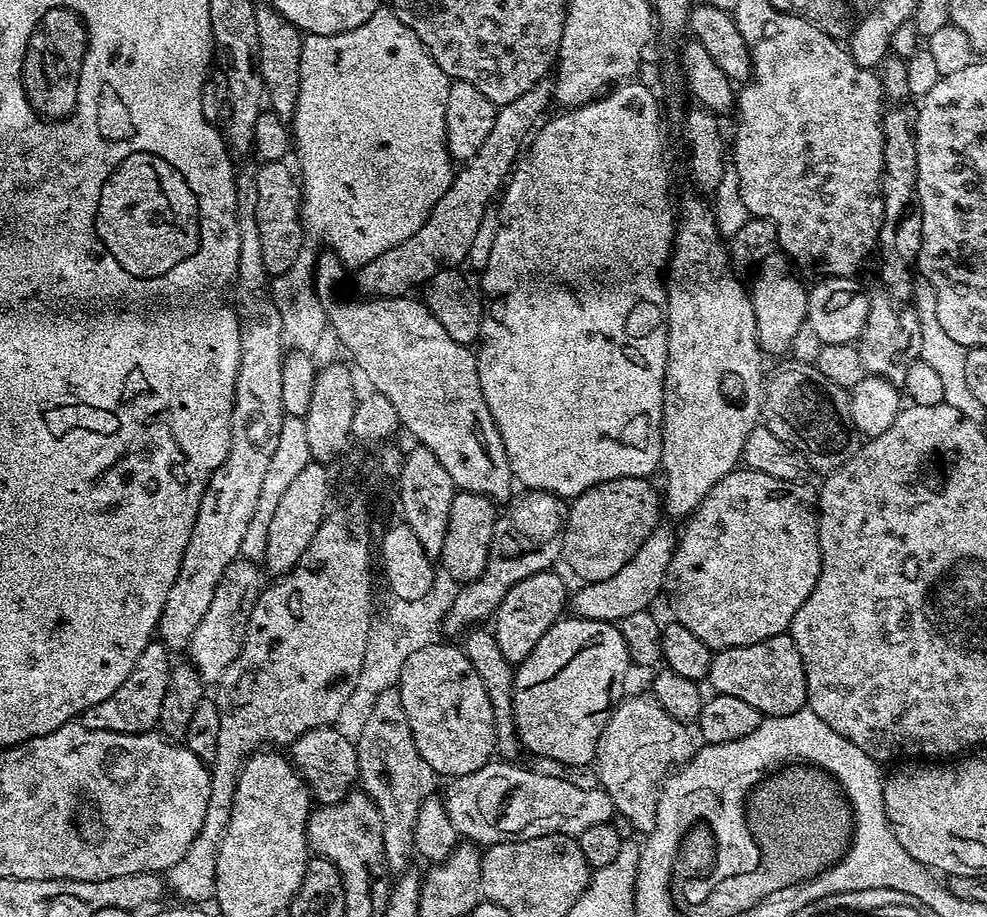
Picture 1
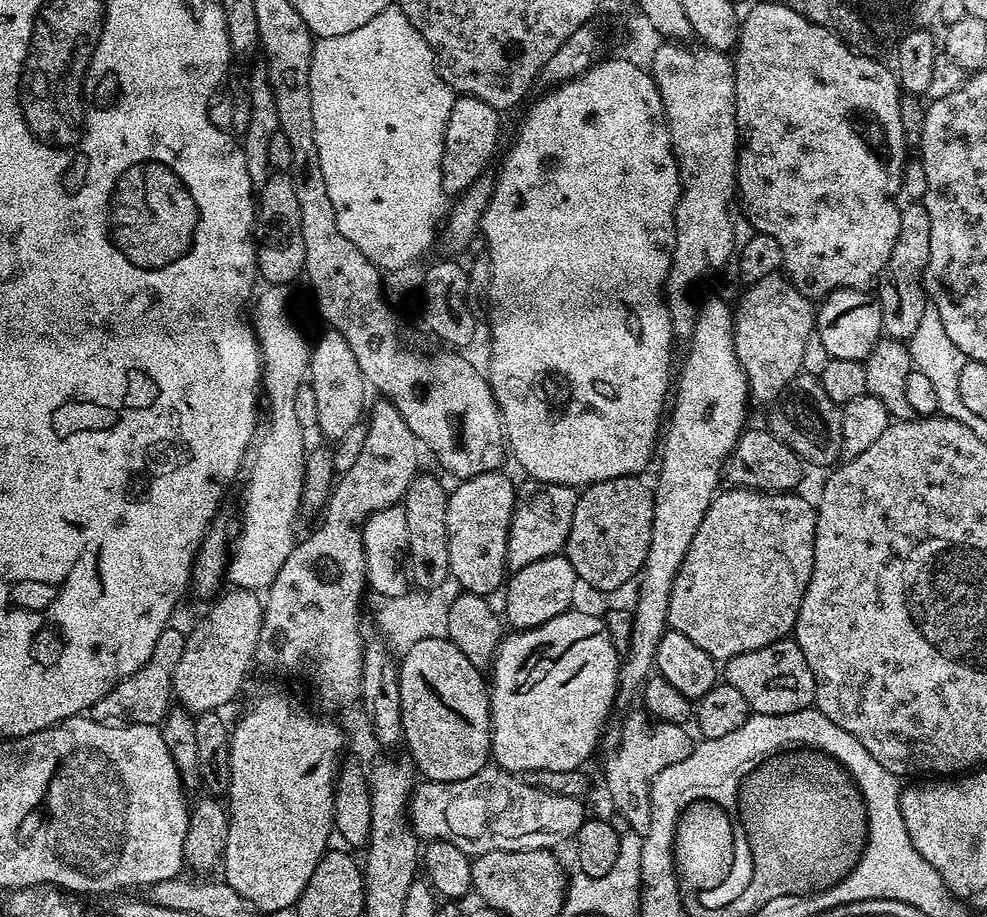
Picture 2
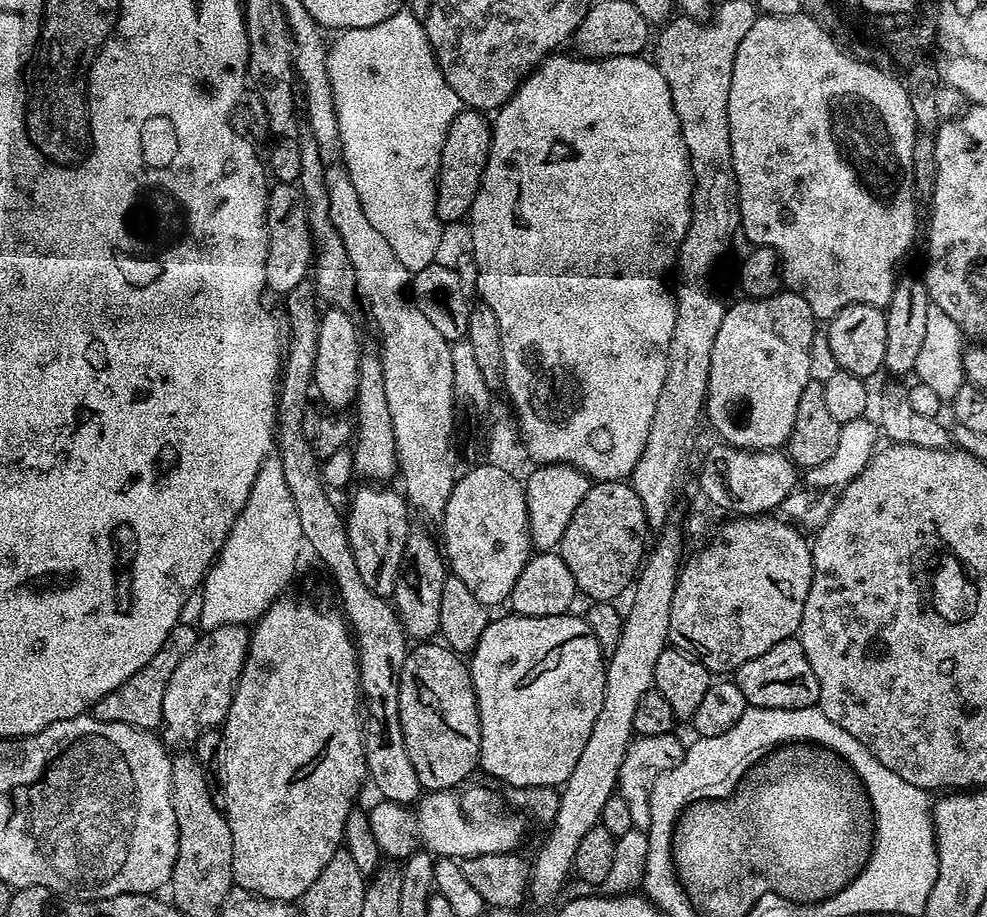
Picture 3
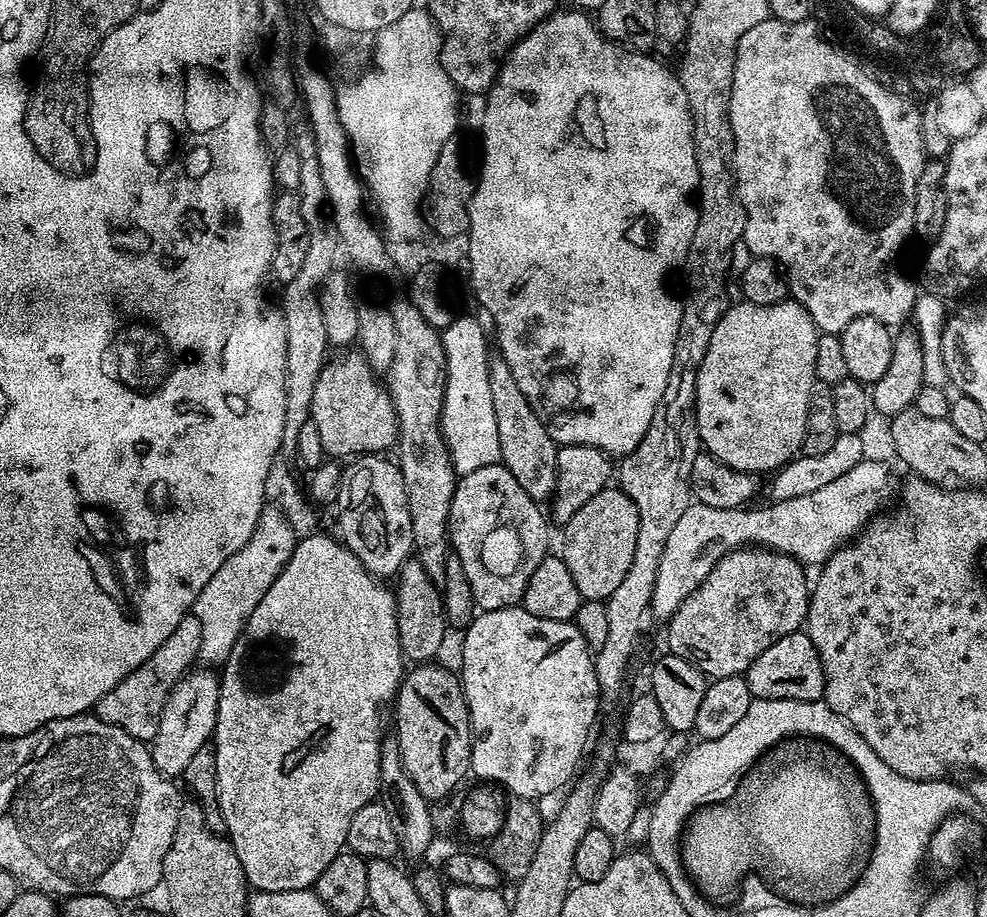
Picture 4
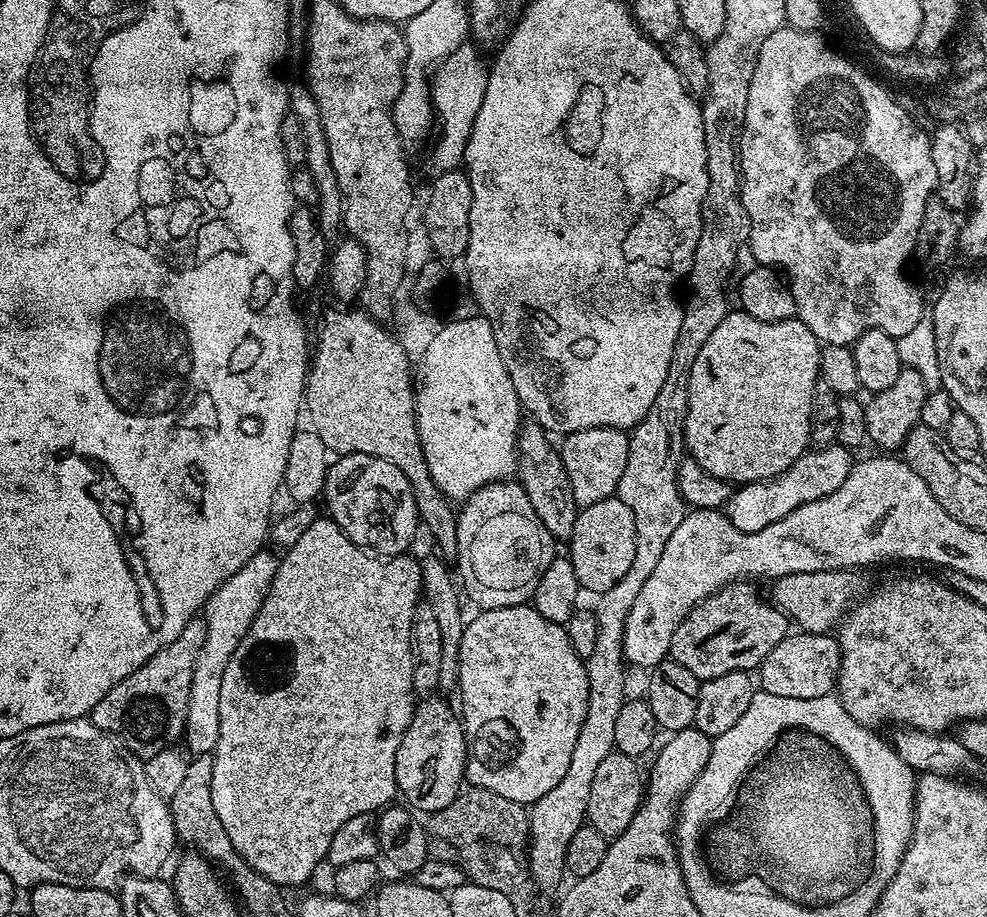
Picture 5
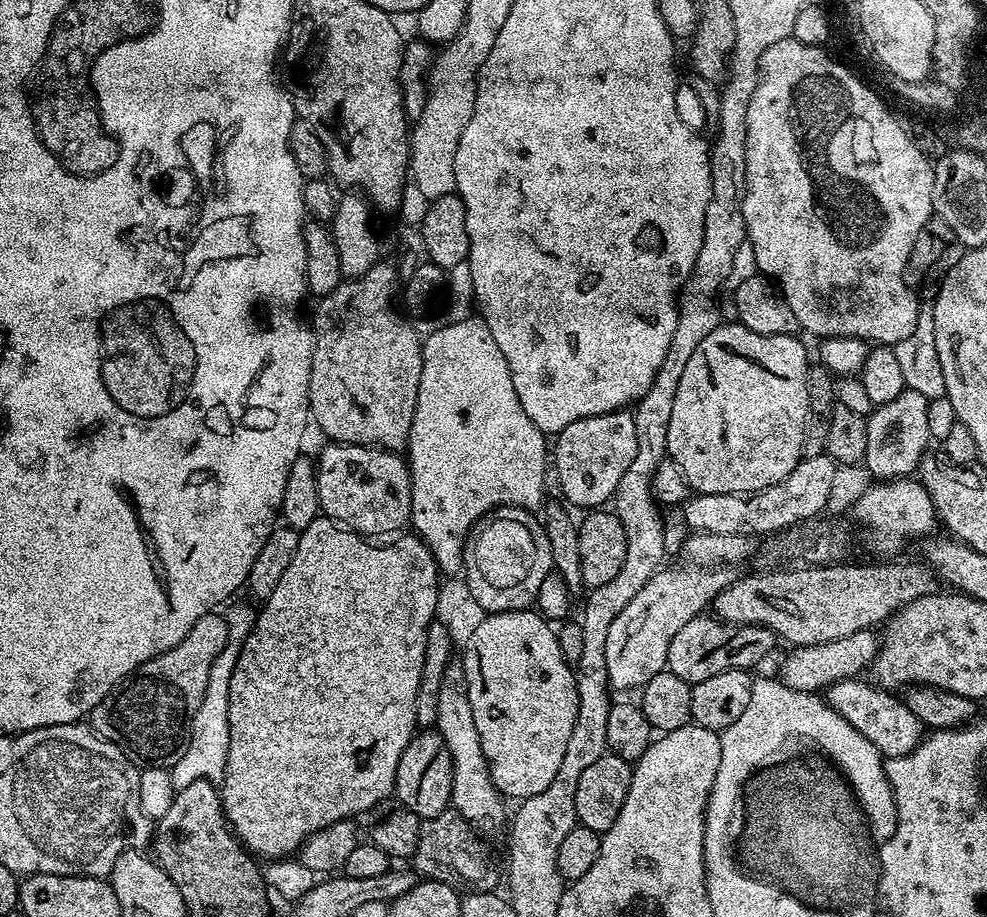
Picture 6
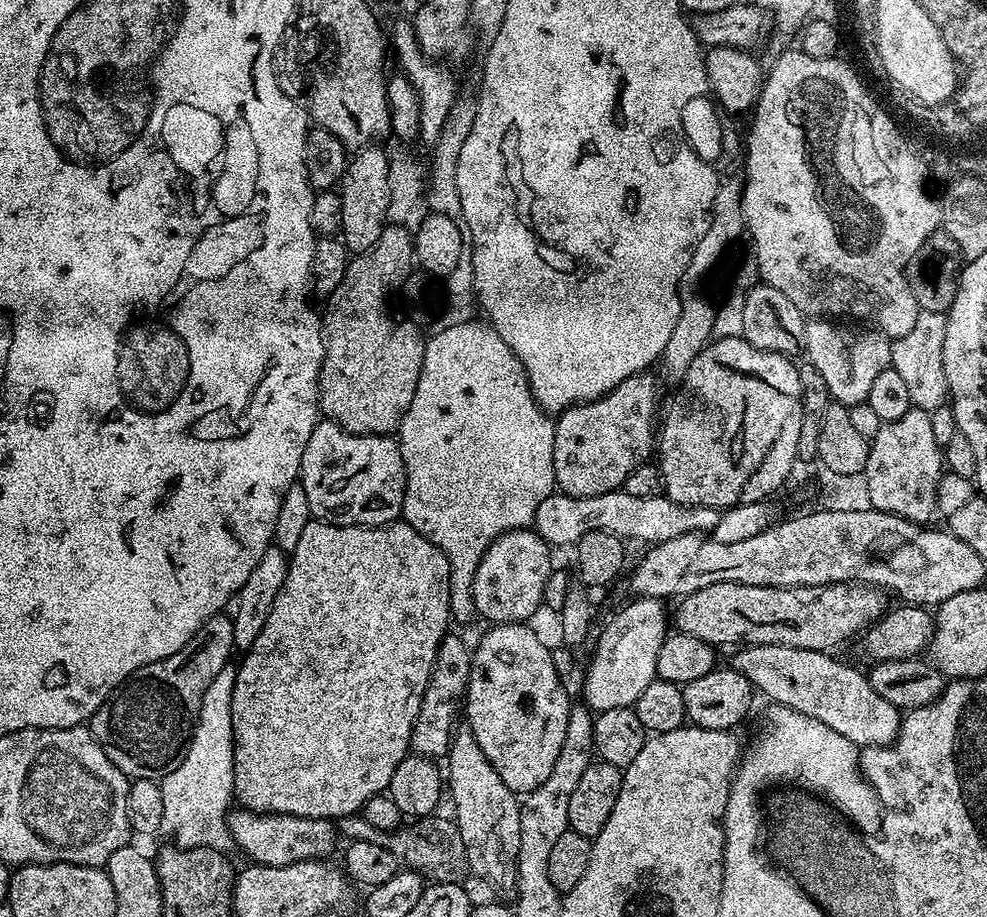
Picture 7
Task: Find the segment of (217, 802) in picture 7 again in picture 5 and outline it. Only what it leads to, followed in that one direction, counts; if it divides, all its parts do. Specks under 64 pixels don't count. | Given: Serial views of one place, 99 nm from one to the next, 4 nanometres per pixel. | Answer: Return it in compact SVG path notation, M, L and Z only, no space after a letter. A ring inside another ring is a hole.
M261 550L242 566L236 574L230 574L214 594L205 602L202 615L206 622L206 642L202 642L202 651L198 653L198 662L194 662L194 682L190 682L190 706L184 723L183 743L188 743L187 751L192 754L208 754L218 742L218 702L222 695L222 674L226 674L226 665L234 650L238 650L238 642L246 638L246 630L250 630L250 622L262 610L262 602L274 582L277 557L272 557L268 550Z

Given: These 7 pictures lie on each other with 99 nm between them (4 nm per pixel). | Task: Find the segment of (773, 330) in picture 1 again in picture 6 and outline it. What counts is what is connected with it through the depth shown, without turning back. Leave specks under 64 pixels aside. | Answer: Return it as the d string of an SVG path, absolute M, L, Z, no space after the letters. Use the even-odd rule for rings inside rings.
M721 322L706 338L702 338L698 350L686 362L686 370L682 370L682 378L678 382L678 394L674 398L674 410L670 414L670 430L666 430L666 446L668 447L667 459L672 460L682 470L682 474L688 482L689 489L693 493L705 496L706 494L734 494L735 492L757 492L766 490L766 486L774 486L774 482L782 482L794 466L804 456L804 436L808 432L808 387L806 386L806 374L810 367L808 352L799 339L799 335L791 336L767 336L766 334L754 334L739 322Z

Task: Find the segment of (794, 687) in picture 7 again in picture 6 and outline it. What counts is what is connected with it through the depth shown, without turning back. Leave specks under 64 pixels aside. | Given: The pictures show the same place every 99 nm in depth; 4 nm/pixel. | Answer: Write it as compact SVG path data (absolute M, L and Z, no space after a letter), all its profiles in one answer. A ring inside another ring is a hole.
M853 678L838 681L837 684L827 689L828 704L835 712L842 714L842 718L846 718L846 722L850 722L850 726L854 726L858 734L862 734L862 738L869 740L881 756L891 758L910 754L924 739L926 726L918 718L918 714L914 714L914 710L908 708L907 703L901 697L900 700L896 697L899 695L865 680Z

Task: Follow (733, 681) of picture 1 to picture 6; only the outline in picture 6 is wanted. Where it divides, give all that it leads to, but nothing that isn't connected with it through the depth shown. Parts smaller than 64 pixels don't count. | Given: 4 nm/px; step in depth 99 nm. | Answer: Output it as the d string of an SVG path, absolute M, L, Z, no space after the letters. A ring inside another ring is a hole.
M858 630L838 642L822 642L818 646L793 647L778 672L778 679L786 686L799 692L819 693L827 690L840 680L851 680L859 677L860 672L871 669L880 651L881 641L876 640L877 633L872 630ZM821 688L821 690L819 689Z

